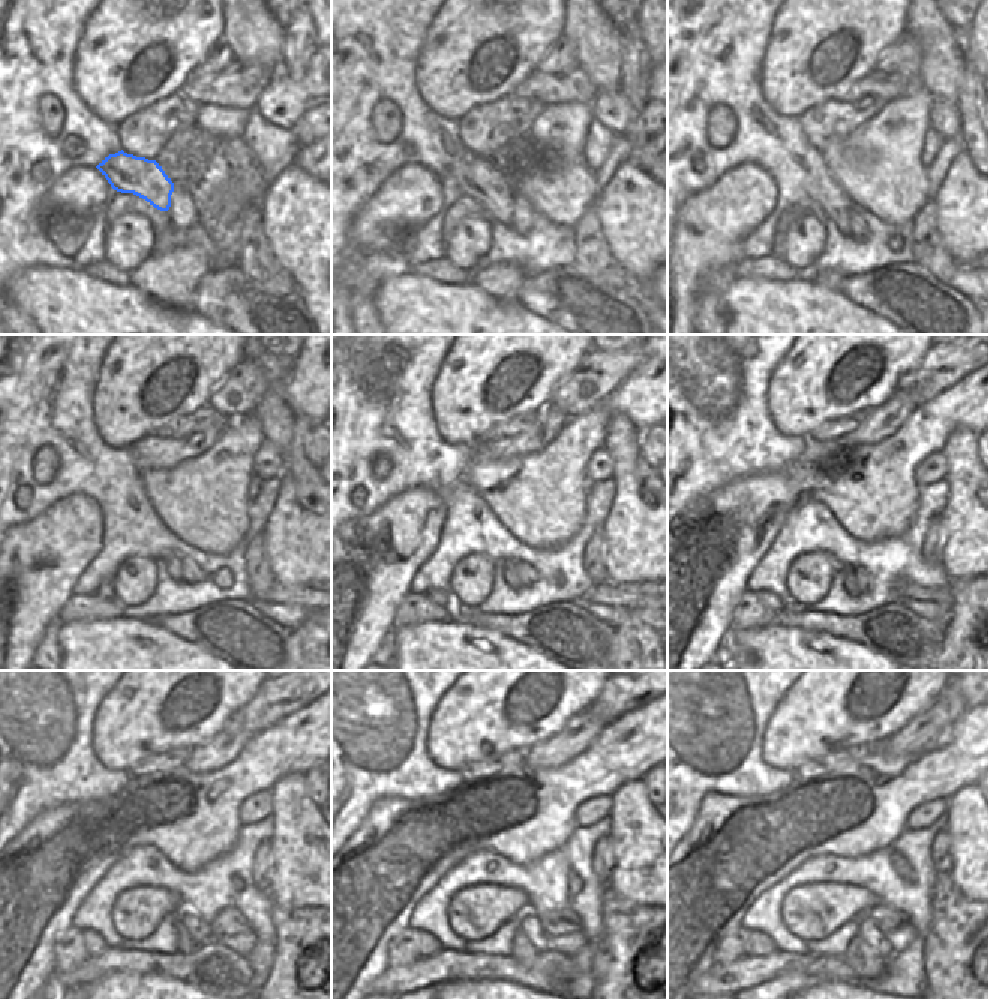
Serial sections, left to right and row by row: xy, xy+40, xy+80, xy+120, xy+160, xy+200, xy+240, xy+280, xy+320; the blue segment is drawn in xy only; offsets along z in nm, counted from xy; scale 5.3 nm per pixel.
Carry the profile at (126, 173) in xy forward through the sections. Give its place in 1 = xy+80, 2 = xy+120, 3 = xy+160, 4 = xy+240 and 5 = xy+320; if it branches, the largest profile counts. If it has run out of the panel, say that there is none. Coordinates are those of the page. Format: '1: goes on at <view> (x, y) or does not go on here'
1: goes on at xy+80 (831, 198)
2: goes on at xy+120 (173, 563)
3: goes on at xy+160 (510, 573)
4: goes on at xy+240 (185, 944)
5: goes on at xy+320 (859, 956)

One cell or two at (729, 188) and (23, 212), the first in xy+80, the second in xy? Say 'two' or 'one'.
two

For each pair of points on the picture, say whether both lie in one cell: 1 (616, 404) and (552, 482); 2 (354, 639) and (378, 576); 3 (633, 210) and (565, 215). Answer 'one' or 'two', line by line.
1: one
2: one
3: two

